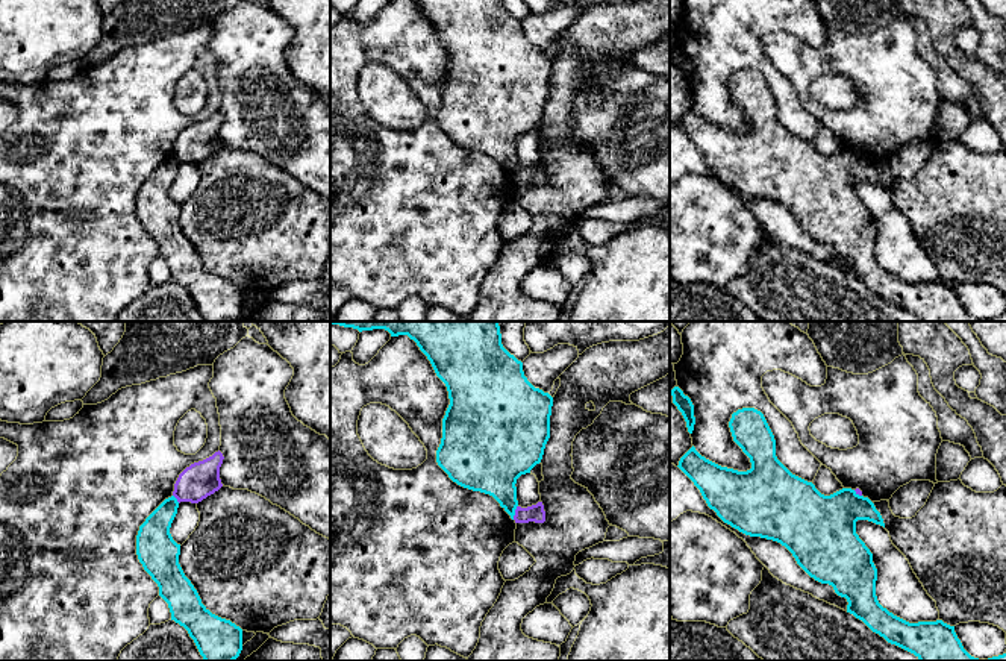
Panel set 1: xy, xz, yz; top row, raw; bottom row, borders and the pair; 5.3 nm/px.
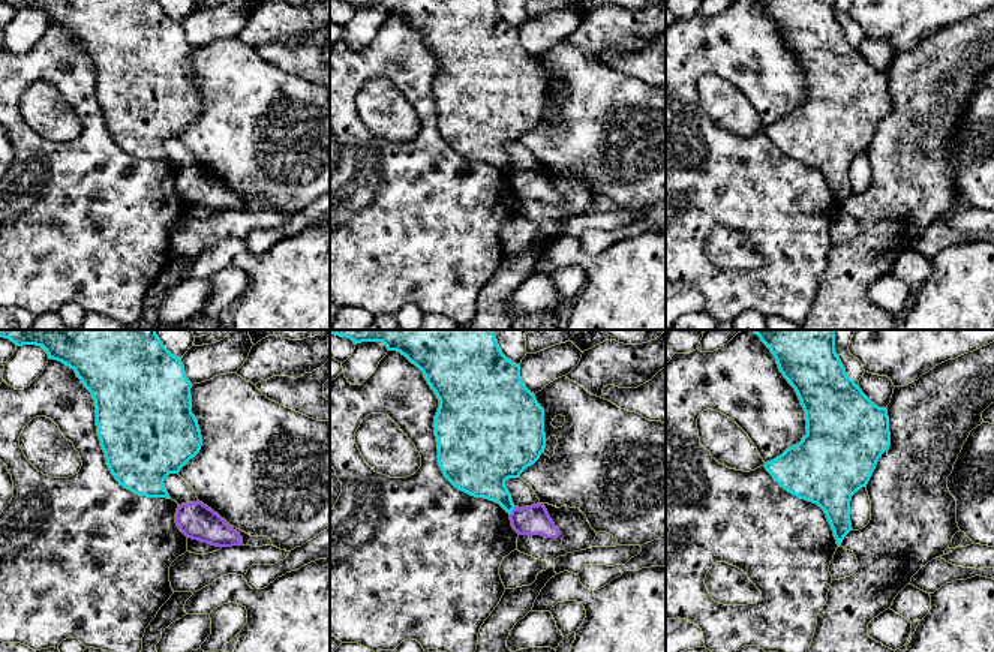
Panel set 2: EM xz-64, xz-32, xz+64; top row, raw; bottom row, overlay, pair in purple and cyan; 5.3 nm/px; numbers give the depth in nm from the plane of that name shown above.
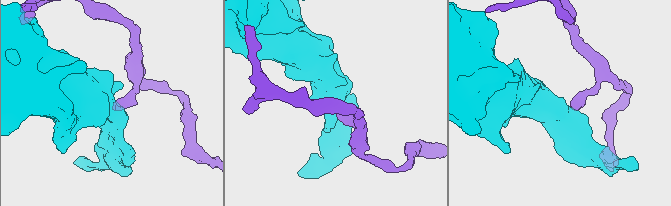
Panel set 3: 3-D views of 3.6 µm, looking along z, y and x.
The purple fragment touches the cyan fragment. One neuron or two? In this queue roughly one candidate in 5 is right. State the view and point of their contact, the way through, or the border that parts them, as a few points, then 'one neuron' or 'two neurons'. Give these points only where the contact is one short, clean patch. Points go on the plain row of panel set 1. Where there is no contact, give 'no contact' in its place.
contact xz (515, 173); two neurons

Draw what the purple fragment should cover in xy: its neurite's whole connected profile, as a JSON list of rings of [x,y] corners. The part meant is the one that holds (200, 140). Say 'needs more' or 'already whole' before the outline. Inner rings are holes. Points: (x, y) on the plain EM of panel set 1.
already whole | [[[218,111],[212,117],[186,127],[174,144],[173,156],[177,162],[198,164],[218,152],[223,147],[220,139],[223,120],[224,117]]]

